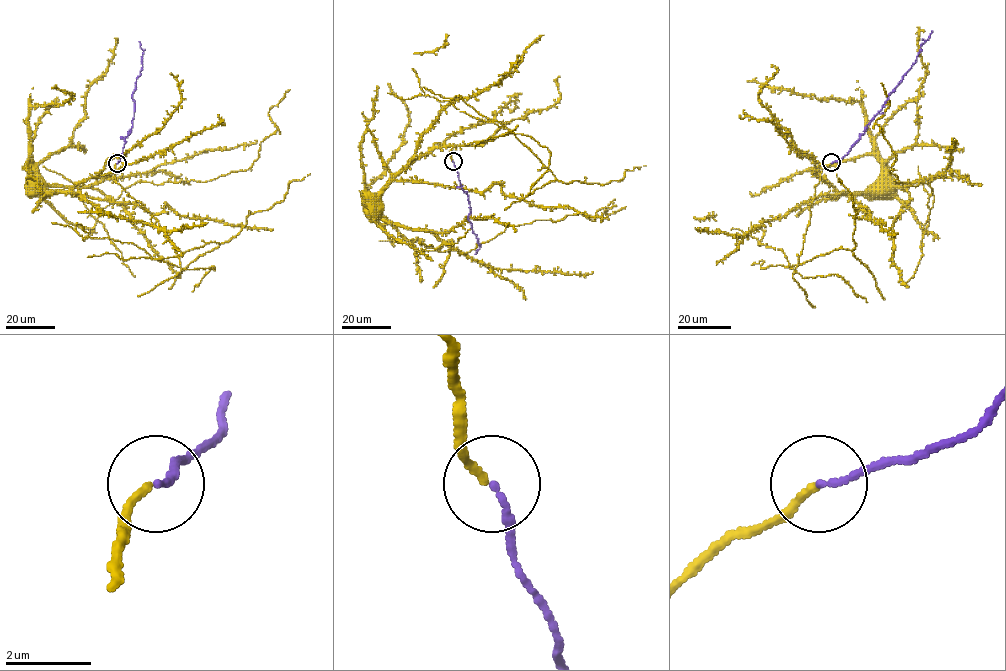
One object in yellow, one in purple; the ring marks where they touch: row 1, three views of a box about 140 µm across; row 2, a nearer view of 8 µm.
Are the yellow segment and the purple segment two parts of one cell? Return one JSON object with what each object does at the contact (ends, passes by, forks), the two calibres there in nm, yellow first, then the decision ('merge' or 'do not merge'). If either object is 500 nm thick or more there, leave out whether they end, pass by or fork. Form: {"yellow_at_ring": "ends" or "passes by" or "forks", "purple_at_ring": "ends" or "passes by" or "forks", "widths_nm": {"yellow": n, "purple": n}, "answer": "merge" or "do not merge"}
{"yellow_at_ring": "ends", "purple_at_ring": "ends", "widths_nm": {"yellow": 180, "purple": 130}, "answer": "merge"}

